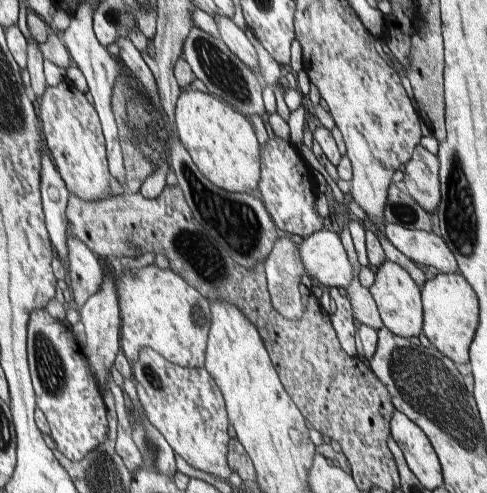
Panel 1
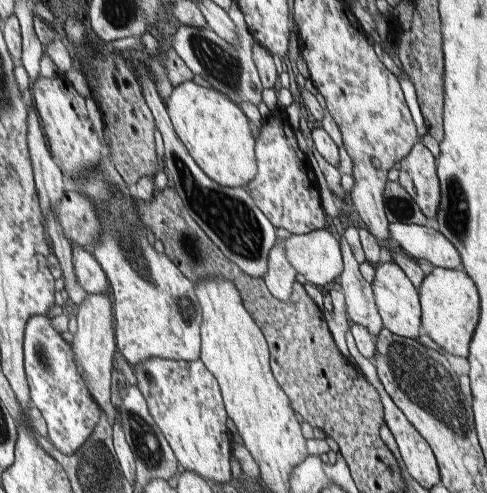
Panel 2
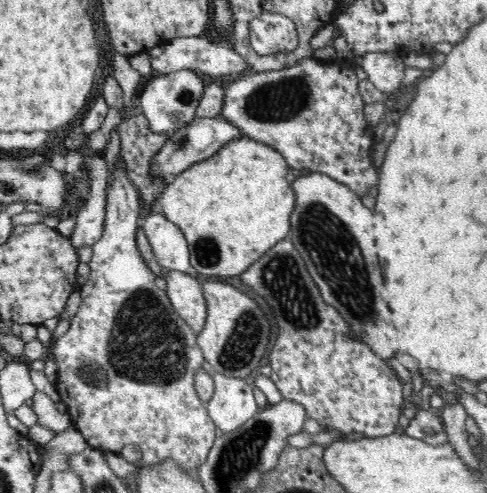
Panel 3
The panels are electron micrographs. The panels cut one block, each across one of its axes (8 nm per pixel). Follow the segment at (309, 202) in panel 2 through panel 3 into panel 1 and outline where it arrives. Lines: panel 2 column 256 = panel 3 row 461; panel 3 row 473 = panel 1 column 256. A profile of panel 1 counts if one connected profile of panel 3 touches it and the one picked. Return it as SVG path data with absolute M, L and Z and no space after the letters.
M267 138L261 146L261 182L255 188L255 196L263 202L267 214L281 234L297 234L303 240L323 228L323 218L315 212L317 190L311 176L311 166L283 138Z

